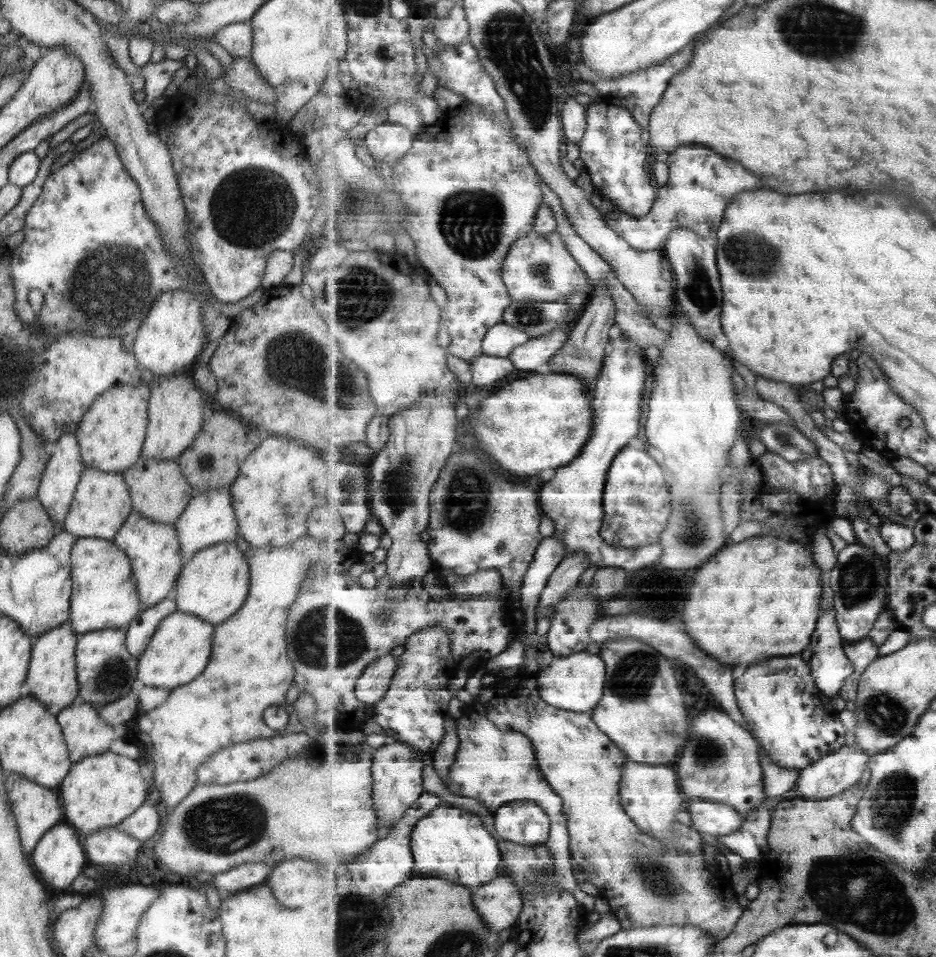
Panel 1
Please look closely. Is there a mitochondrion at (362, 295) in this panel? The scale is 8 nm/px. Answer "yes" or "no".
yes

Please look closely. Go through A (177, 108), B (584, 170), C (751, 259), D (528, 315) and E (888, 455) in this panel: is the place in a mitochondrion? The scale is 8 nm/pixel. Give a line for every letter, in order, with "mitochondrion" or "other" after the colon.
A: other
B: other
C: mitochondrion
D: mitochondrion
E: other

